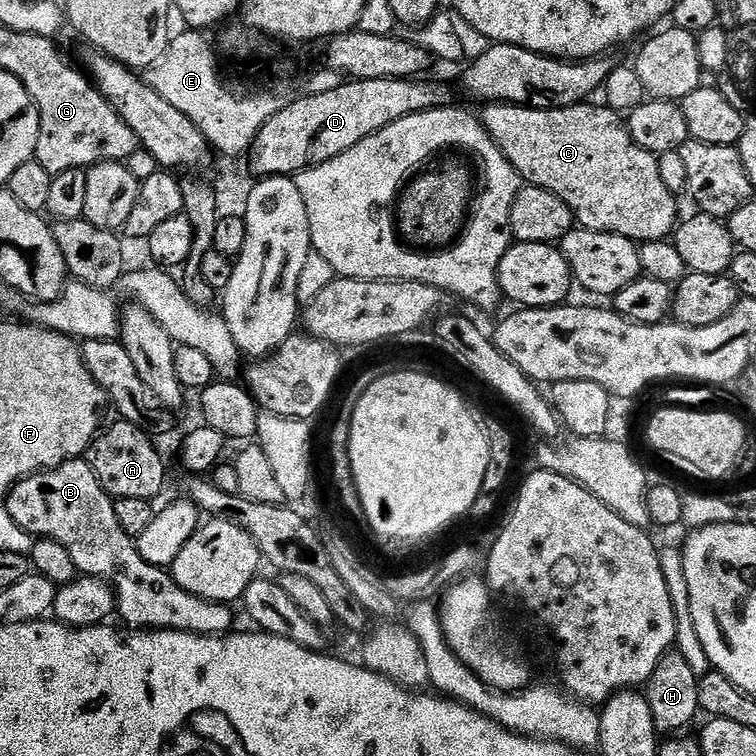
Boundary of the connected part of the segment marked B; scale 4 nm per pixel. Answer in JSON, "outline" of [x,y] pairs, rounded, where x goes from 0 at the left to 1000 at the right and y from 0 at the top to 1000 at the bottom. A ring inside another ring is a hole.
{"outline":[[[115,607],[89,608],[74,619],[49,624],[36,635],[19,642],[8,657],[11,679],[44,710],[77,717],[98,738],[102,758],[116,765],[142,765],[164,751],[164,763],[159,767],[156,780],[156,815],[165,820],[165,827],[180,833],[231,833],[235,836],[255,836],[259,841],[294,841],[308,835],[307,804],[299,799],[287,799],[283,794],[265,794],[251,787],[230,771],[226,761],[217,751],[206,751],[194,746],[180,726],[176,710],[168,709],[159,700],[153,684],[153,669],[149,657],[135,648],[122,615]]]}

